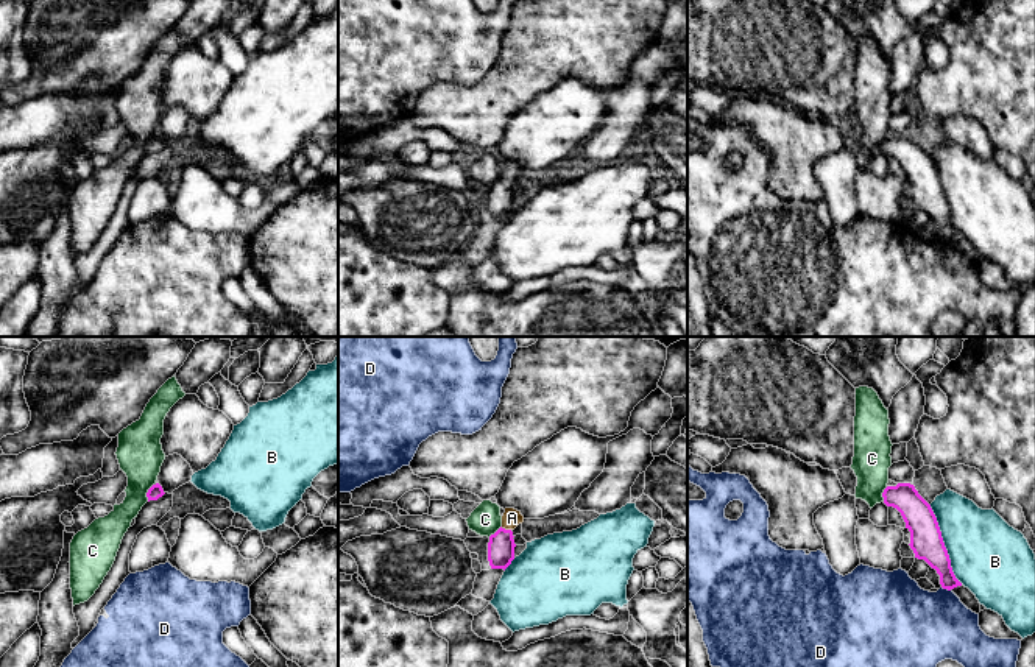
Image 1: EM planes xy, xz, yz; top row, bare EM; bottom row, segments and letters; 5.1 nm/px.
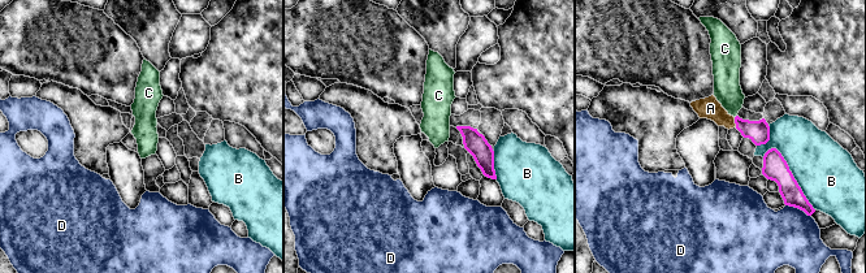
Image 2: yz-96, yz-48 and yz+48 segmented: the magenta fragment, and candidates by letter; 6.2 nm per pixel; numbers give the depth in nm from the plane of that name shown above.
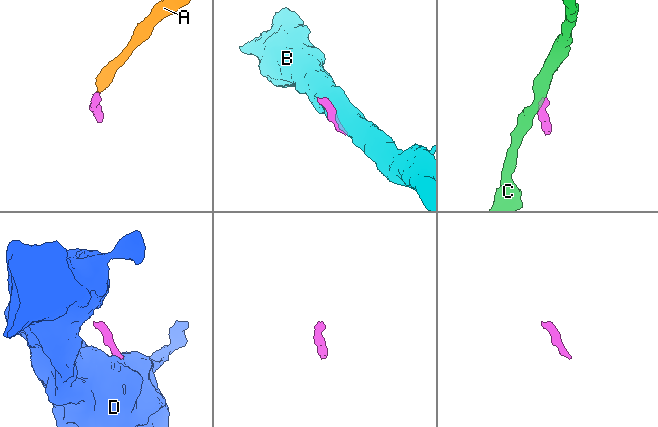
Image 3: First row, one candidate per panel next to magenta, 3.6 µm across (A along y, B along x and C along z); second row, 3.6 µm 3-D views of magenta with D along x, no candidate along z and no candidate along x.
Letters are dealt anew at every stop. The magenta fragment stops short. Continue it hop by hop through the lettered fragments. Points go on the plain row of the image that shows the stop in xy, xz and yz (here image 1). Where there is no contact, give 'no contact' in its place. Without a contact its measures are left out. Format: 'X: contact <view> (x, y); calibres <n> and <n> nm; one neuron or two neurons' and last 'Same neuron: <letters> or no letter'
A: contact xz (504, 179); calibres 140 and 100 nm; one neuron
B: contact yz (943, 195); calibres 170 and 400 nm; two neurons
C: contact xy (147, 144); calibres 70 and 240 nm; two neurons
D: contact yz (946, 239); calibres 160 and 400 nm; two neurons
Same neuron: A

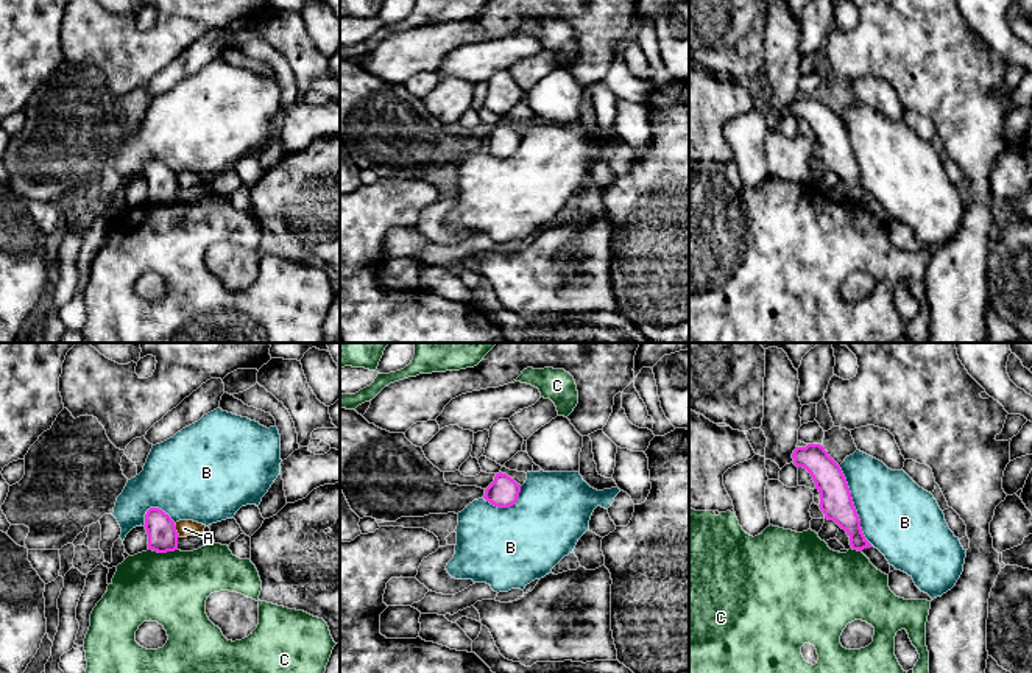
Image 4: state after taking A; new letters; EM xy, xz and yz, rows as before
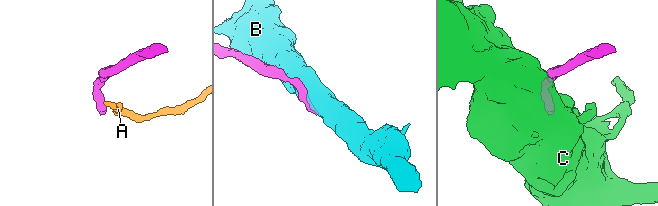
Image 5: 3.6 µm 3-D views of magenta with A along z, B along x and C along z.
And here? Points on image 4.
A: contact xy (175, 181); calibres 160 and 90 nm; two neurons
B: contact yz (853, 156); calibres 170 and 400 nm; two neurons
C: contact xy (162, 203); calibres 160 and 380 nm; two neurons
Same neuron: no letter

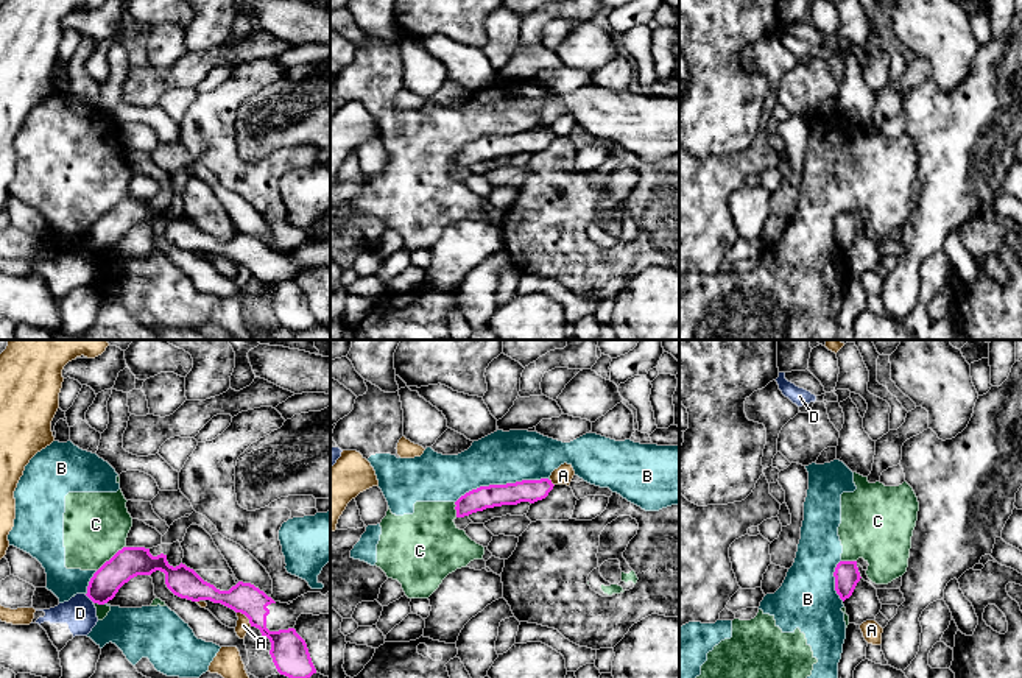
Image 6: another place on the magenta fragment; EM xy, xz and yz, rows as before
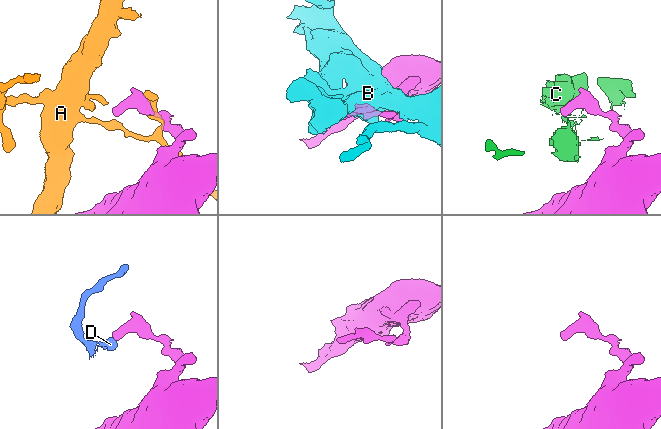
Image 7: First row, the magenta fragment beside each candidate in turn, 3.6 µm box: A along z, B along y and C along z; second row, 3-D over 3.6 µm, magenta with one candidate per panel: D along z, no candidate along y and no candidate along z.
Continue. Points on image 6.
A: contact xy (246, 267); calibres 160 and 70 nm; two neurons
B: contact xz (502, 136); calibres 120 and 280 nm; two neurons
C: contact xy (112, 208); calibres 160 and 340 nm; two neurons
D: contact xy (89, 248); calibres 160 and 170 nm; two neurons
Same neuron: no letter

